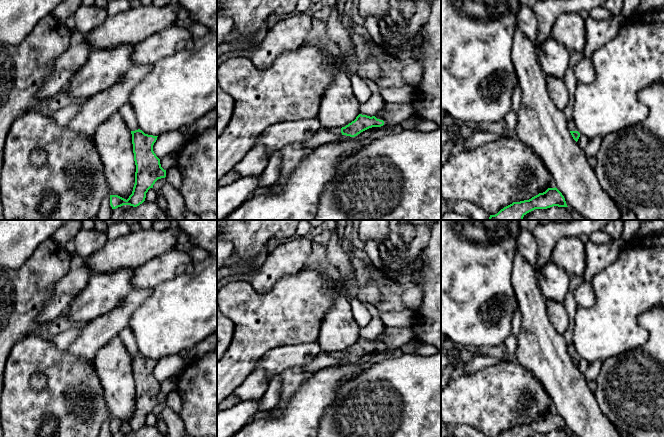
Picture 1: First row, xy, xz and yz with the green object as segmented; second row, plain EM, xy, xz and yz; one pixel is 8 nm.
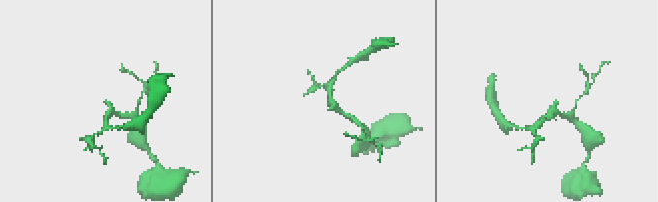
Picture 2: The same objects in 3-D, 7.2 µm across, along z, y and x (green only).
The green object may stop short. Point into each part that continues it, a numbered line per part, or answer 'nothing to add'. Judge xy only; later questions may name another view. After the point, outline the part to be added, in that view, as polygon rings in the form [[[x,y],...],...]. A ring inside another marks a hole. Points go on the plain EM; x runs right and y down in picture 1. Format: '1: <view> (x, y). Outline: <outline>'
nothing to add

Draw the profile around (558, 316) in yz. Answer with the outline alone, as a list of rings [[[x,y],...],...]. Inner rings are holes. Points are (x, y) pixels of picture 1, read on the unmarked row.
[[[546,300],[546,311],[549,320],[559,334],[563,334],[569,326],[569,316],[563,303]]]

